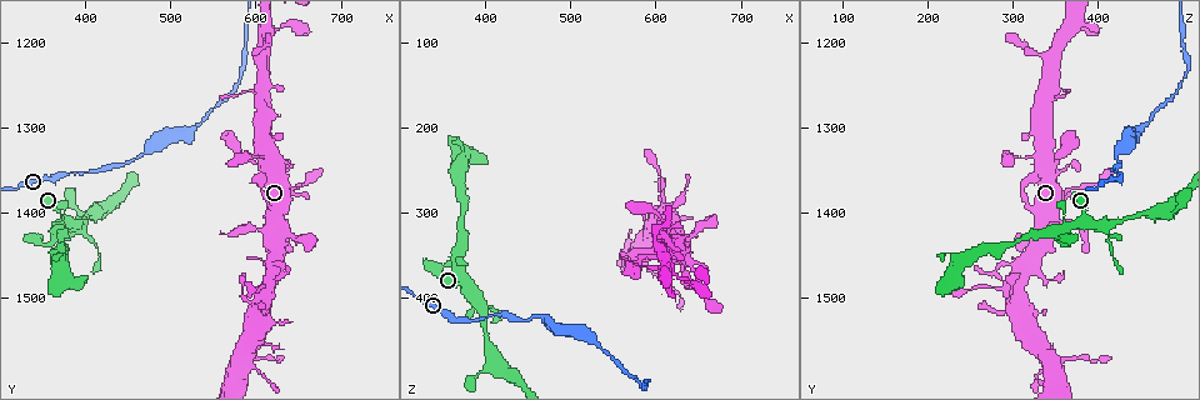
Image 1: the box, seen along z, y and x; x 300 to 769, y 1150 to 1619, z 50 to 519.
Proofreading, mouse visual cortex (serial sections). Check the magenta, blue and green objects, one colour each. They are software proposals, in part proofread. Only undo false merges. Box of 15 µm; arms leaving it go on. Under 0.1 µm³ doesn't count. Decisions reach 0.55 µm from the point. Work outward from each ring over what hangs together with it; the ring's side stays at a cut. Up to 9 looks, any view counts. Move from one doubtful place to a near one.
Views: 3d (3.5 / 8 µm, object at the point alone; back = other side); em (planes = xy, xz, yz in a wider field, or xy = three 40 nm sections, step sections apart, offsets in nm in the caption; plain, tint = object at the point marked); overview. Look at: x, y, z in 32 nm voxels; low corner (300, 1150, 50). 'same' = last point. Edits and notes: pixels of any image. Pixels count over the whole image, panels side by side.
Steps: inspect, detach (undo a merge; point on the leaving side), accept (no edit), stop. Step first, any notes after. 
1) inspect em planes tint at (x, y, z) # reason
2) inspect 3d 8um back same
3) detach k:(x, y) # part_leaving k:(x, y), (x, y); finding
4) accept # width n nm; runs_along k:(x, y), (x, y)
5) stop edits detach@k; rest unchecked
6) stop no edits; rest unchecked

inspect 3d 3.5um at (370, 1425, 350) # sharp bend

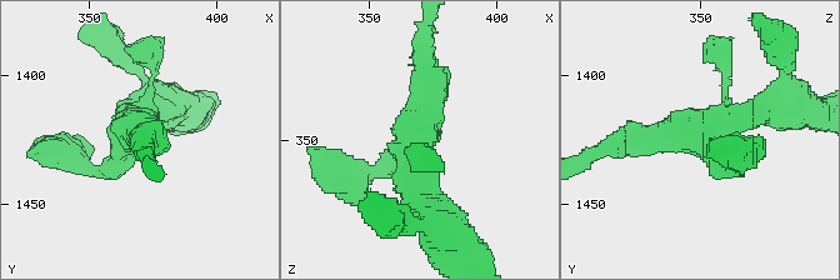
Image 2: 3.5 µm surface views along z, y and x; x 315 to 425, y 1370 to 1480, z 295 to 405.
inspect em xy step 5 tint at (369, 1420, 351) # shape alone is not enough

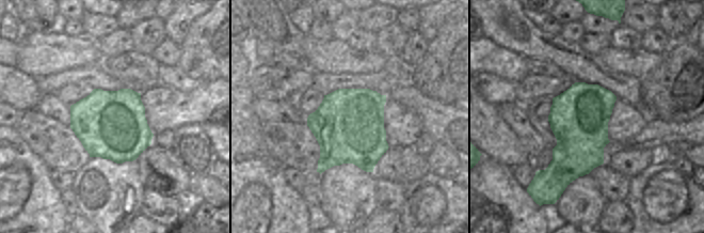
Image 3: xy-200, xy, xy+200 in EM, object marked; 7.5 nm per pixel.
accept # runs_along 2:(771, 109), (666, 136), (621, 140); all the same cell

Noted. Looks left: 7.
inspect 3d 3.5um at (610, 1420, 340) # sharp bend

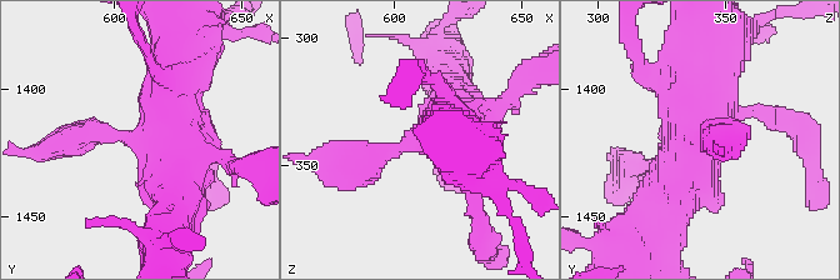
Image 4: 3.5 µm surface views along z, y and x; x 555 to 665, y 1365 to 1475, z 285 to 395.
inspect em xy step 1 tint at (611, 1419, 341)

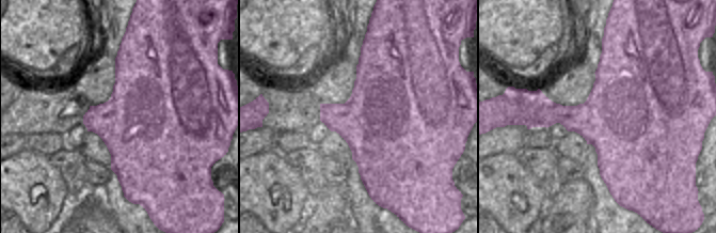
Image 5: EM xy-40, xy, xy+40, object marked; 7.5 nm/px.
inspect em planes tint same # another direction

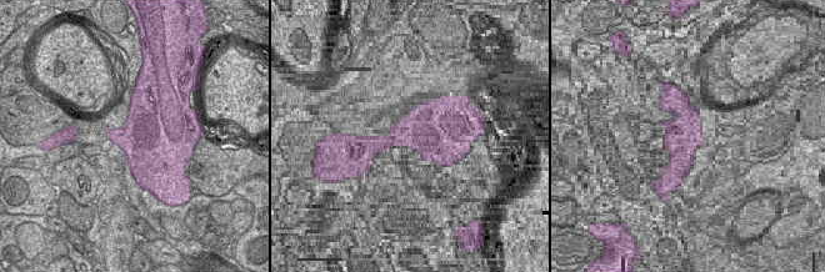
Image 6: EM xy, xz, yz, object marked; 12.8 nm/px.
accept # runs_along 4:(718, 56), (666, 218); one cell here

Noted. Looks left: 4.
inspect 3d 3.5um at (605, 1220, 340) # a fork

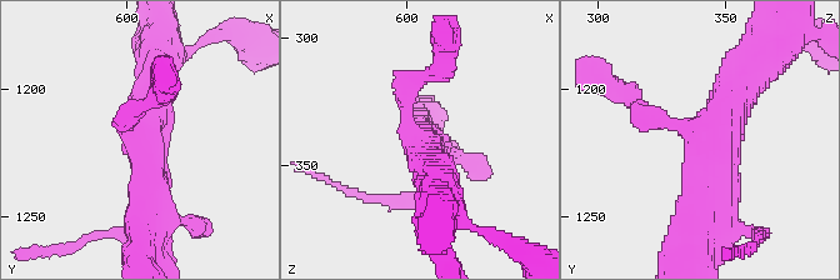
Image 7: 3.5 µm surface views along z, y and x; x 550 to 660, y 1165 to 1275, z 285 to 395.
inspect em xy step 3 plain at (607, 1220, 342)

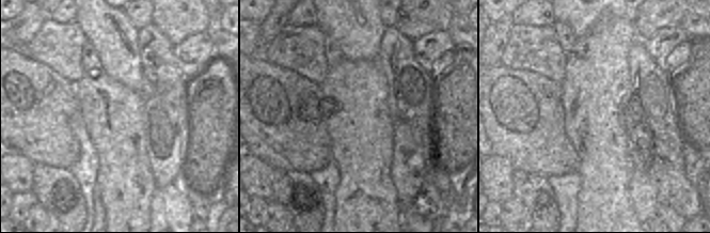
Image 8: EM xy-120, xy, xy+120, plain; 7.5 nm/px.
inspect em xy step 3 tint same # with the object marked

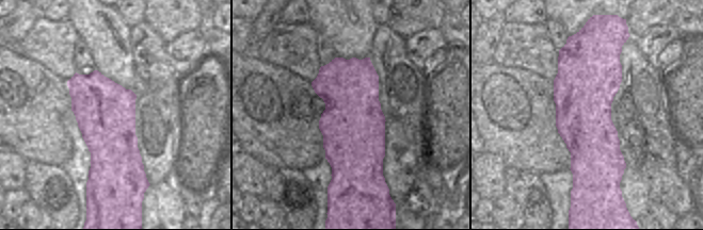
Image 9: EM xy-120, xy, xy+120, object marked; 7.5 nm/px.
accept # runs_along 7:(698, 224), (704, 139), (749, 70); continuous, no second cell

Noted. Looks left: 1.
stop no edits; rest unchecked

